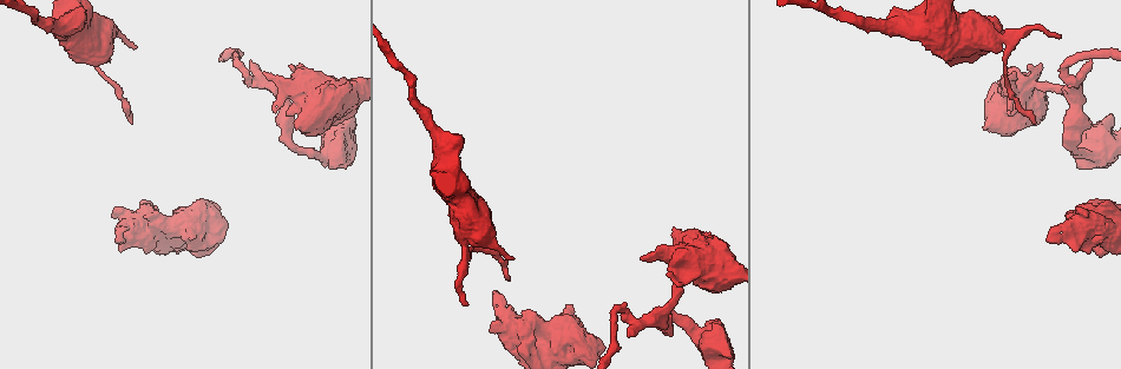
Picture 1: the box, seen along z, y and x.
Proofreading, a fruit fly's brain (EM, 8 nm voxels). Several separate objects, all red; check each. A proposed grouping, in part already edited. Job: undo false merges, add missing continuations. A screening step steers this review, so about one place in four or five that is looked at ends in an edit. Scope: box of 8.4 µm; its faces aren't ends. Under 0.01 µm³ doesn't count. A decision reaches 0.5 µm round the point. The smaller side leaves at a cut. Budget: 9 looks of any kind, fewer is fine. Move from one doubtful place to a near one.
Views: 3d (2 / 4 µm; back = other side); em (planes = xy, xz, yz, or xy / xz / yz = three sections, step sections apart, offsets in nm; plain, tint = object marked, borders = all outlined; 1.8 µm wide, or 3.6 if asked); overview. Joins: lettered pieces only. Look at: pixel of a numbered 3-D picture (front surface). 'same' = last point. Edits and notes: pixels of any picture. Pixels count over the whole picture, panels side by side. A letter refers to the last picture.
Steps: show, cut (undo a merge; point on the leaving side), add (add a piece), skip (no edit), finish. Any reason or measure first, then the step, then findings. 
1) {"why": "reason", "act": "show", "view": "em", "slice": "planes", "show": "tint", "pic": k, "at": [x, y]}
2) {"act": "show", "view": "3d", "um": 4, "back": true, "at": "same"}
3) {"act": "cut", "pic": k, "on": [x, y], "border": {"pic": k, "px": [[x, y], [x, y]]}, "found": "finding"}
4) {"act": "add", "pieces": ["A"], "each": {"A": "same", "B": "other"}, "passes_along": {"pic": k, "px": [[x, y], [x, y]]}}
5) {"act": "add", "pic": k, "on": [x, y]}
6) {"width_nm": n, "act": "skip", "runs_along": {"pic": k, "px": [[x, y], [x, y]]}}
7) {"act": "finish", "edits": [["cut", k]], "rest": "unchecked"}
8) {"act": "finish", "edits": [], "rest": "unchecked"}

{"act": "show", "view": "3d", "um": 4, "pic": 1, "at": [1013, 110]}

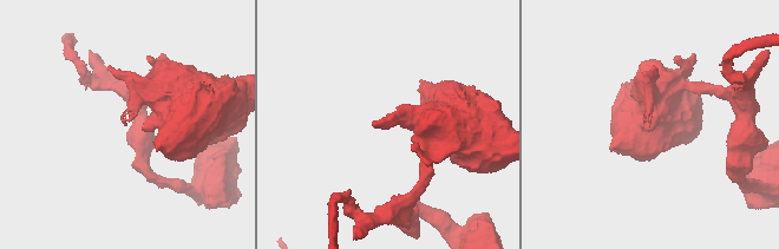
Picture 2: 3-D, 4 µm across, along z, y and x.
{"act": "show", "view": "em", "slice": "planes", "show": "borders", "pic": 2, "at": [125, 125]}

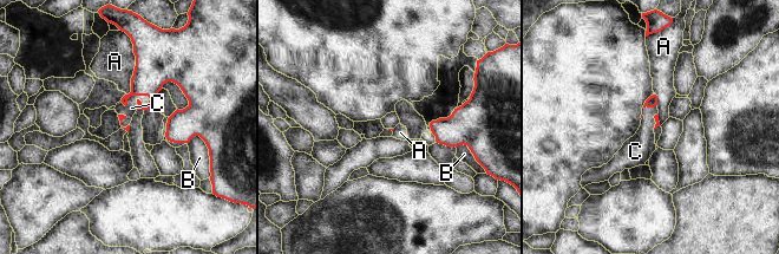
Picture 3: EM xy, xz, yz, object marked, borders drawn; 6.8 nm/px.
{"act": "add", "pieces": ["C"], "each": {"A": "other", "B": "other", "C": "same"}, "passes_along": {"pic": 3, "px": [[155, 65], [133, 95], [131, 108]]}, "found": "it goes on there"}

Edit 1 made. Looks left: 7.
{"why": "free end", "act": "show", "view": "3d", "um": 4, "pic": 1, "at": [511, 259]}

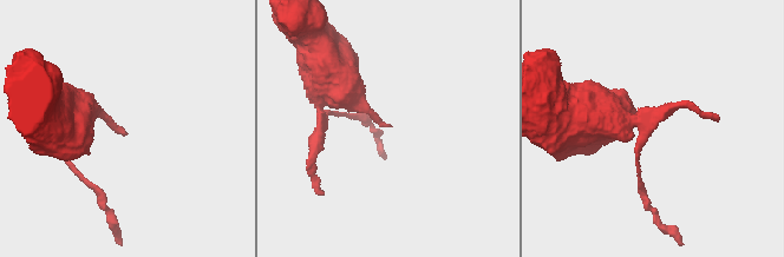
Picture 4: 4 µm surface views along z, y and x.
{"act": "show", "view": "em", "slice": "xy", "step": 8, "show": "tint", "pic": 4, "at": [390, 126]}

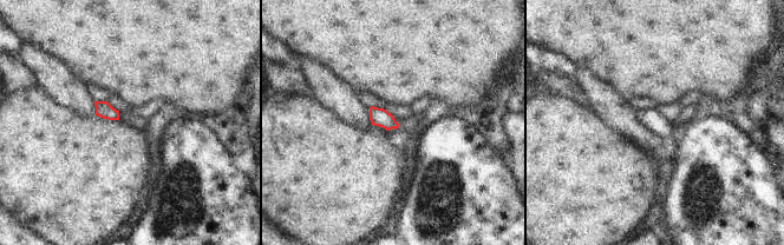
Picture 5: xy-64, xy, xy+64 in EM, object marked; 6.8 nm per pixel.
{"why": "cut it another way", "act": "show", "view": "em", "slice": "planes", "show": "borders", "at": "same"}

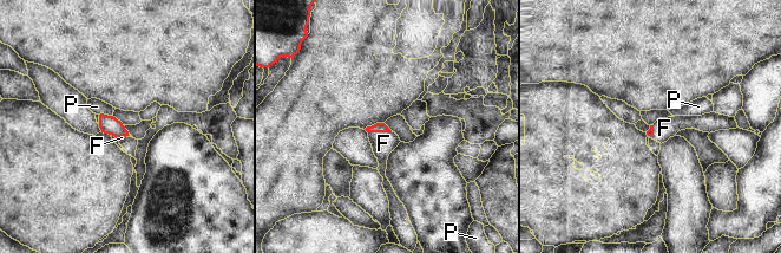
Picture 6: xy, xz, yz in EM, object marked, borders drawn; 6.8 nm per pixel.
{"act": "add", "pieces": ["F"], "each": {"F": "same", "P": "other"}, "passes_along": {"pic": 6, "px": [[379, 127], [380, 131], [384, 143]]}, "found": "it goes on there"}

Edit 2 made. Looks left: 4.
{"why": "free end", "act": "show", "view": "3d", "um": 2, "pic": 1, "at": [112, 215]}

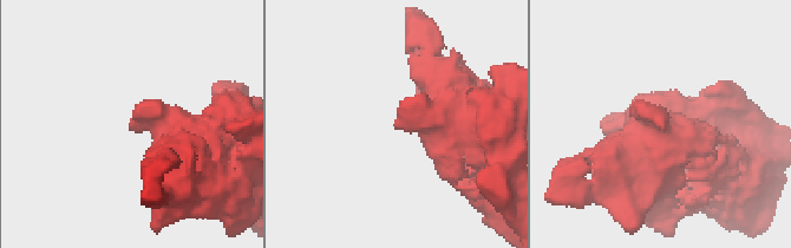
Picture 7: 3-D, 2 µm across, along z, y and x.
{"why": "now the EM", "act": "show", "view": "em", "slice": "planes", "show": "borders", "pic": 7, "at": [397, 126]}

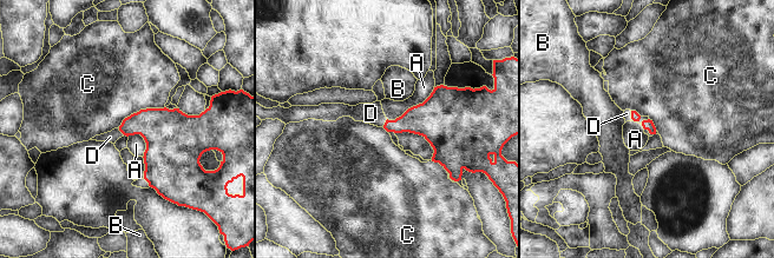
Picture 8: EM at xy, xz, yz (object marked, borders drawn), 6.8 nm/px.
{"act": "add", "pieces": ["D"], "each": {"A": "other", "B": "other", "C": "other", "D": "same"}, "found": "the cell continues"}

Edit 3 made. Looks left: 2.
{"act": "finish", "edits": [["add", 3], ["add", 6], ["add", 8]], "rest": "unchecked"}

